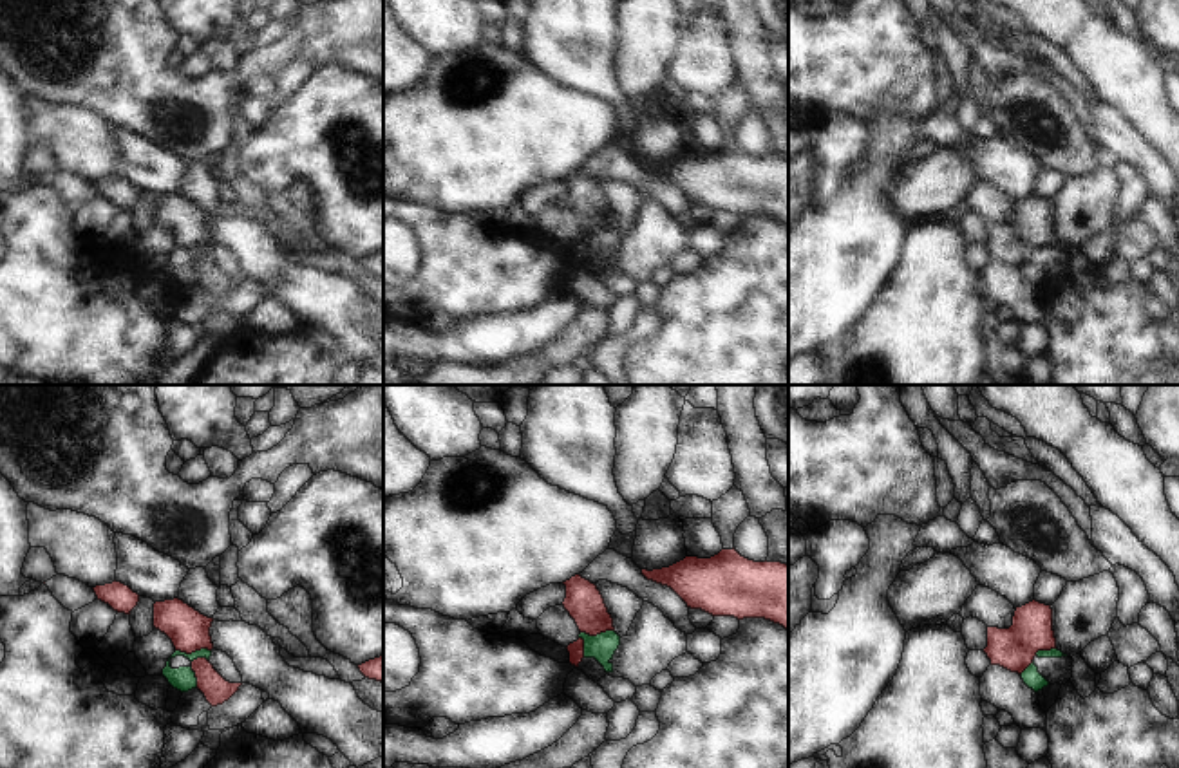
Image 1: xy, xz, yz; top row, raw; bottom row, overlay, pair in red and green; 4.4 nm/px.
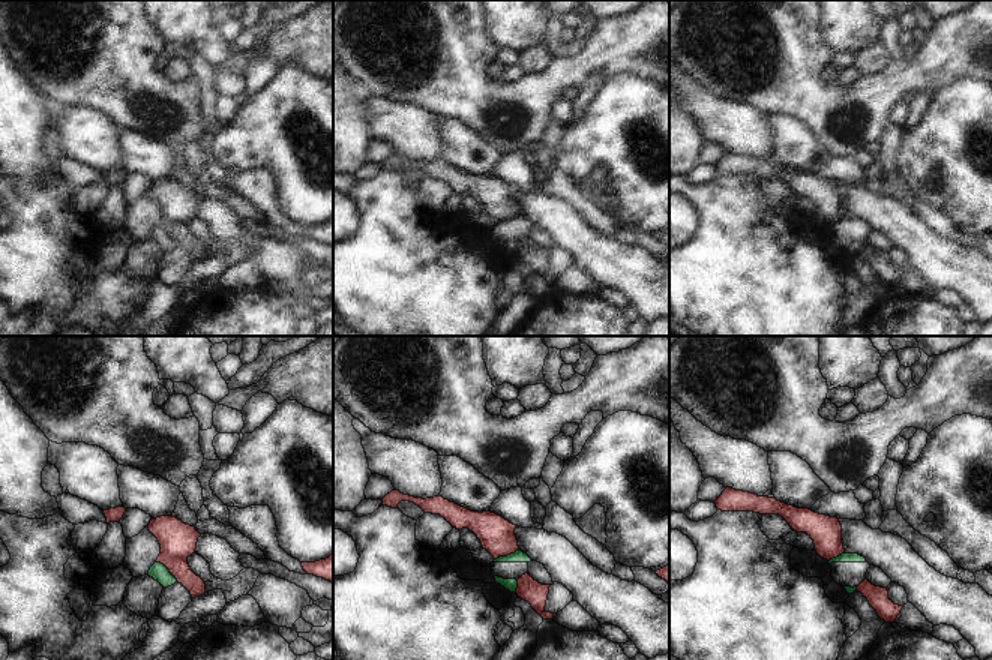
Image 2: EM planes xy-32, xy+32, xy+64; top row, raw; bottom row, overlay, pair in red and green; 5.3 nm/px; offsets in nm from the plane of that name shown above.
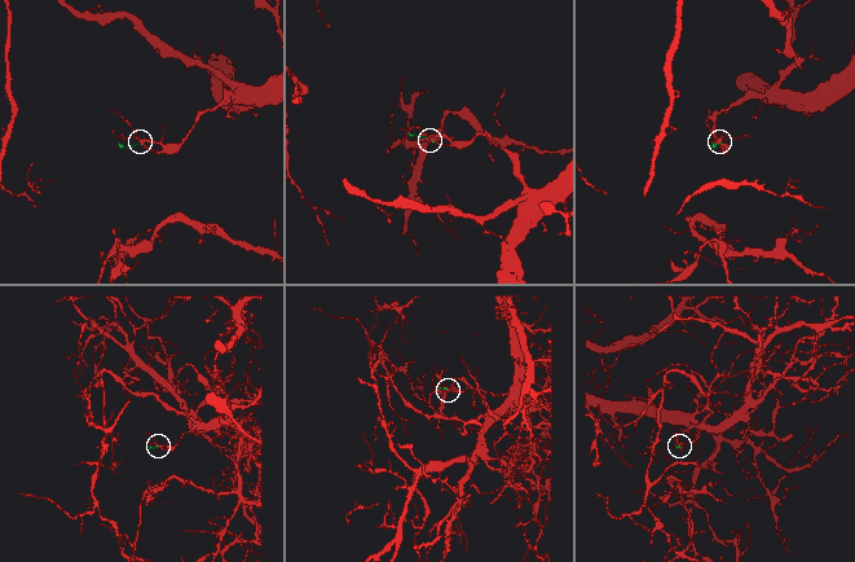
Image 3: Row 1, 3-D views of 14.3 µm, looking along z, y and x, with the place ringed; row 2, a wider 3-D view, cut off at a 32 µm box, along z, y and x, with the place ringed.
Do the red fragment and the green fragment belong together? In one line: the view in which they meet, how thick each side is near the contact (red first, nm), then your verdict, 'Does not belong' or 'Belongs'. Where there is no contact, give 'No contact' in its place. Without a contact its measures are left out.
Touches red in xy. Thickness 180 nm (red) against 110 nm. Does not belong.

